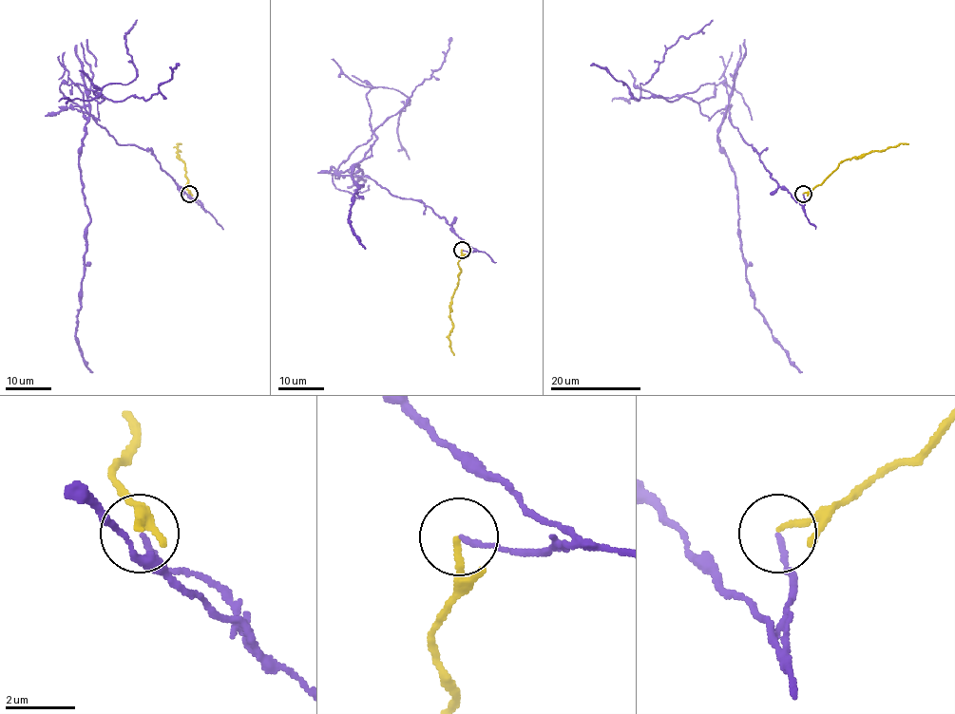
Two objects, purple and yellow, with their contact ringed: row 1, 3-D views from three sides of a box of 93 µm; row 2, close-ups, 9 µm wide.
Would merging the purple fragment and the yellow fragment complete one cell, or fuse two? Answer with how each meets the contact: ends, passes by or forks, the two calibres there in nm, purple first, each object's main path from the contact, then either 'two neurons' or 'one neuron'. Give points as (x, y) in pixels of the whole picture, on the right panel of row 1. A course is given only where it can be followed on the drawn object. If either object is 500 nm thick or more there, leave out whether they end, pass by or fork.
purple ends there; yellow ends there; 150 nm thick on the purple side, 180 nm on the other; purple runs (803, 194), (803, 205), (771, 178), (728, 105), (717, 139), (735, 175), (745, 275), (754, 308), (800, 373); yellow runs (803, 193), (809, 193), (819, 185), (847, 159), (907, 144); two neurons

